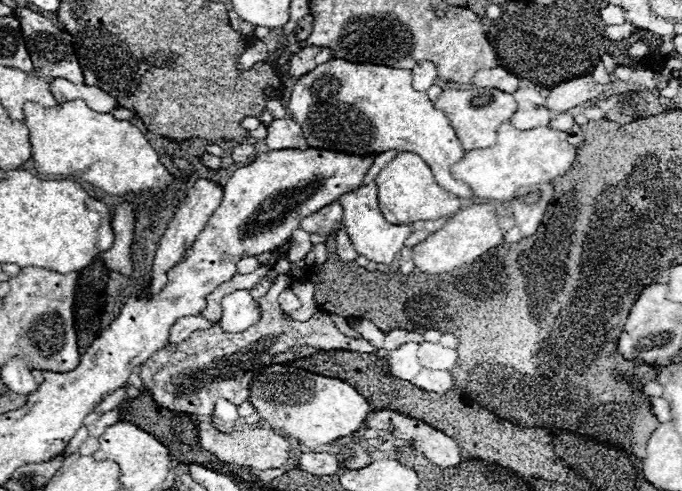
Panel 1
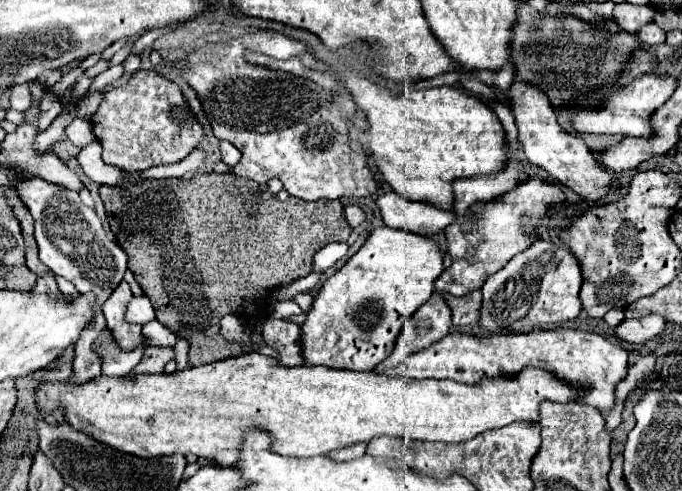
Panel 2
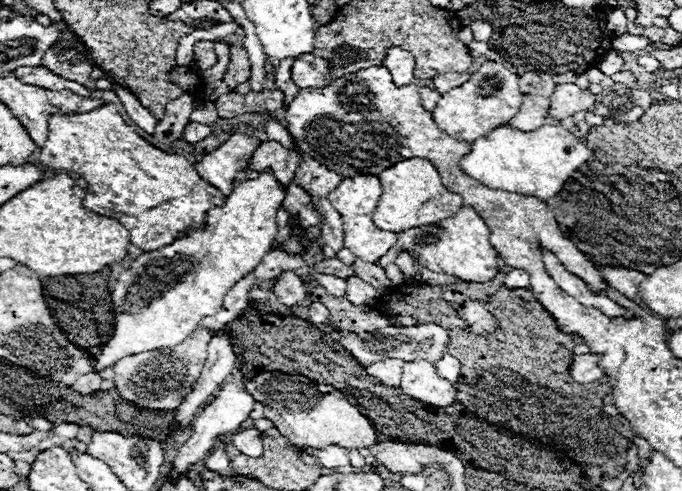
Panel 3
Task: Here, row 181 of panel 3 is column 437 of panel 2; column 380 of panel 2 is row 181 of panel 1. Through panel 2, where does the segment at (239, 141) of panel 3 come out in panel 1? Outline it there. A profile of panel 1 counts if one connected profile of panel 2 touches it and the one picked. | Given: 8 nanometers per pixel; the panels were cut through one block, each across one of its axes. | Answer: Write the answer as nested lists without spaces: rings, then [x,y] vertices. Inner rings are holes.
[[[200,178],[196,180],[196,184],[192,186],[192,190],[186,194],[186,198],[180,202],[172,222],[168,224],[164,236],[160,238],[160,244],[158,244],[158,250],[156,250],[156,256],[154,256],[154,264],[152,264],[152,282],[150,282],[150,290],[152,294],[158,292],[164,284],[166,284],[166,272],[178,264],[178,260],[184,256],[184,252],[194,244],[194,240],[198,238],[198,234],[204,230],[204,226],[208,224],[210,216],[216,212],[216,208],[220,206],[222,202],[222,186],[212,182],[212,180],[206,180],[206,178]]]

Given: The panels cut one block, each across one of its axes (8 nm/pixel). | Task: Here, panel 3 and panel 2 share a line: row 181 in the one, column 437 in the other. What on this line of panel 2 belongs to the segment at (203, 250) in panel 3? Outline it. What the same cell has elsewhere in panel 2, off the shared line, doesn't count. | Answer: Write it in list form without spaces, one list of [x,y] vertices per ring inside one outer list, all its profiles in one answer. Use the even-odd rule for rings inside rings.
[[[376,228],[368,236],[366,244],[318,290],[310,312],[306,312],[306,322],[302,324],[302,358],[304,364],[336,366],[342,370],[372,372],[386,356],[394,352],[396,336],[400,334],[406,320],[430,300],[434,288],[434,278],[442,274],[442,254],[432,238],[410,234],[398,228]]]

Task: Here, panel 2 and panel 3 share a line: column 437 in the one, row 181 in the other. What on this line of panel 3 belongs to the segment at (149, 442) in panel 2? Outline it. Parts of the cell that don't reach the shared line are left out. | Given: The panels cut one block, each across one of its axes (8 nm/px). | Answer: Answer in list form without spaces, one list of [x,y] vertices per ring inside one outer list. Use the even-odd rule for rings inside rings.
[[[408,158],[396,162],[380,174],[380,184],[382,196],[372,214],[372,220],[382,230],[404,232],[410,228],[420,228],[450,218],[462,208],[462,198],[444,188],[438,170],[424,158]]]

